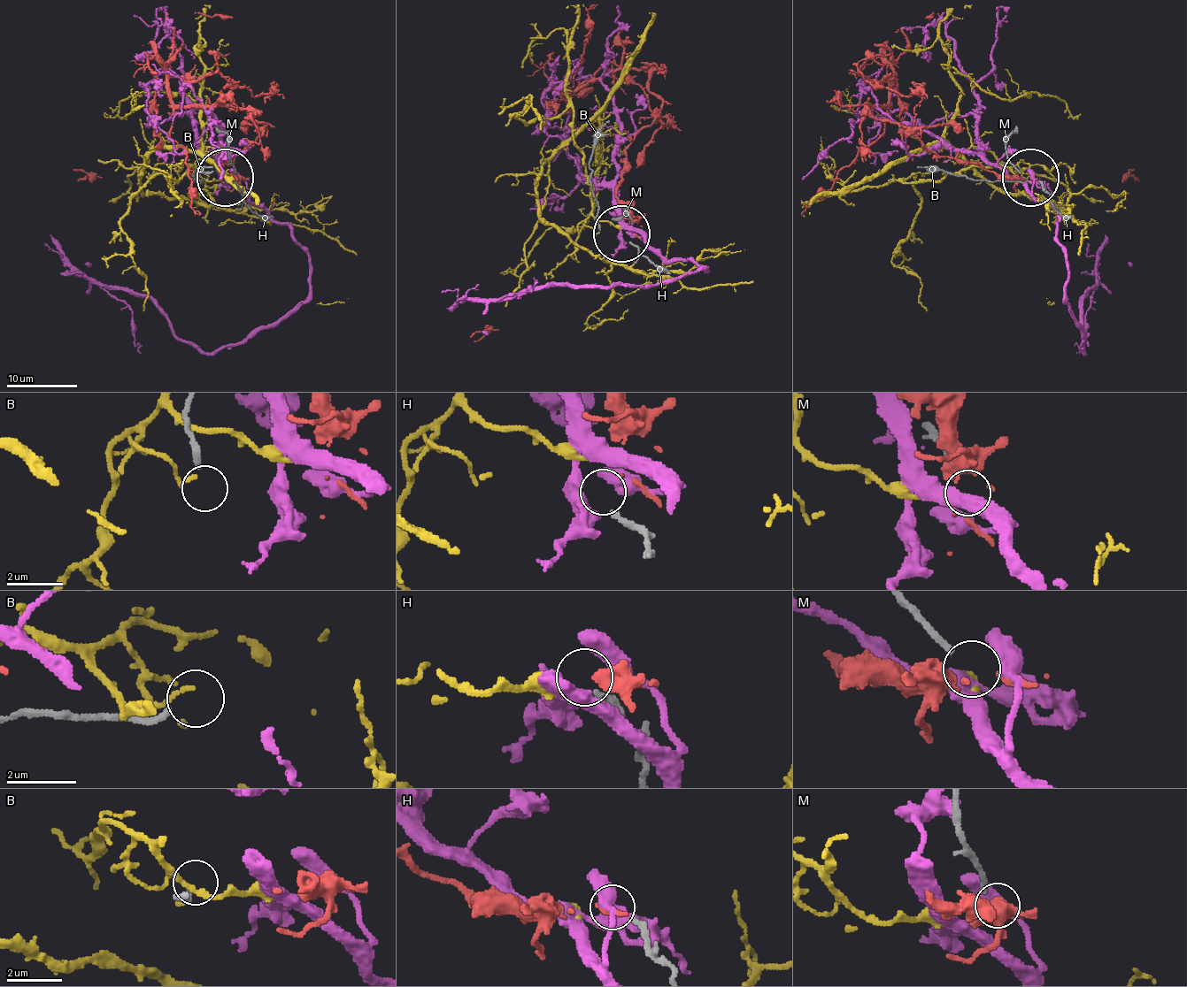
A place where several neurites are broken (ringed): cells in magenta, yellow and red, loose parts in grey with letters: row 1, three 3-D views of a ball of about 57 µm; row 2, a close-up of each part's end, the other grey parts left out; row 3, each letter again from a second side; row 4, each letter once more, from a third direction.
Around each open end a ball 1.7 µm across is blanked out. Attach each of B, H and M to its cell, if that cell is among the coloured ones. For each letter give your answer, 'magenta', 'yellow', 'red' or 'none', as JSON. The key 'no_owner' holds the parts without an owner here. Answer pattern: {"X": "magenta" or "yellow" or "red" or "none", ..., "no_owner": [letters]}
{"B": "none", "H": "none", "M": "red", "no_owner": ["B", "H"]}

